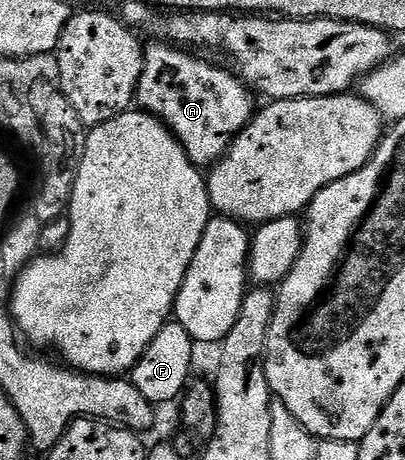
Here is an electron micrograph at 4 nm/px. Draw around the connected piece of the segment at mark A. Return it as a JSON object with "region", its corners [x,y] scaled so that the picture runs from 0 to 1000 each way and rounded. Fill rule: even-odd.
{"region":[[[415,91],[393,93],[368,93],[356,107],[356,150],[336,189],[333,224],[373,252],[388,252],[425,285],[474,357],[511,367],[556,339],[578,298],[632,250],[635,211],[560,146],[511,139],[494,124],[501,120],[481,111]]]}

